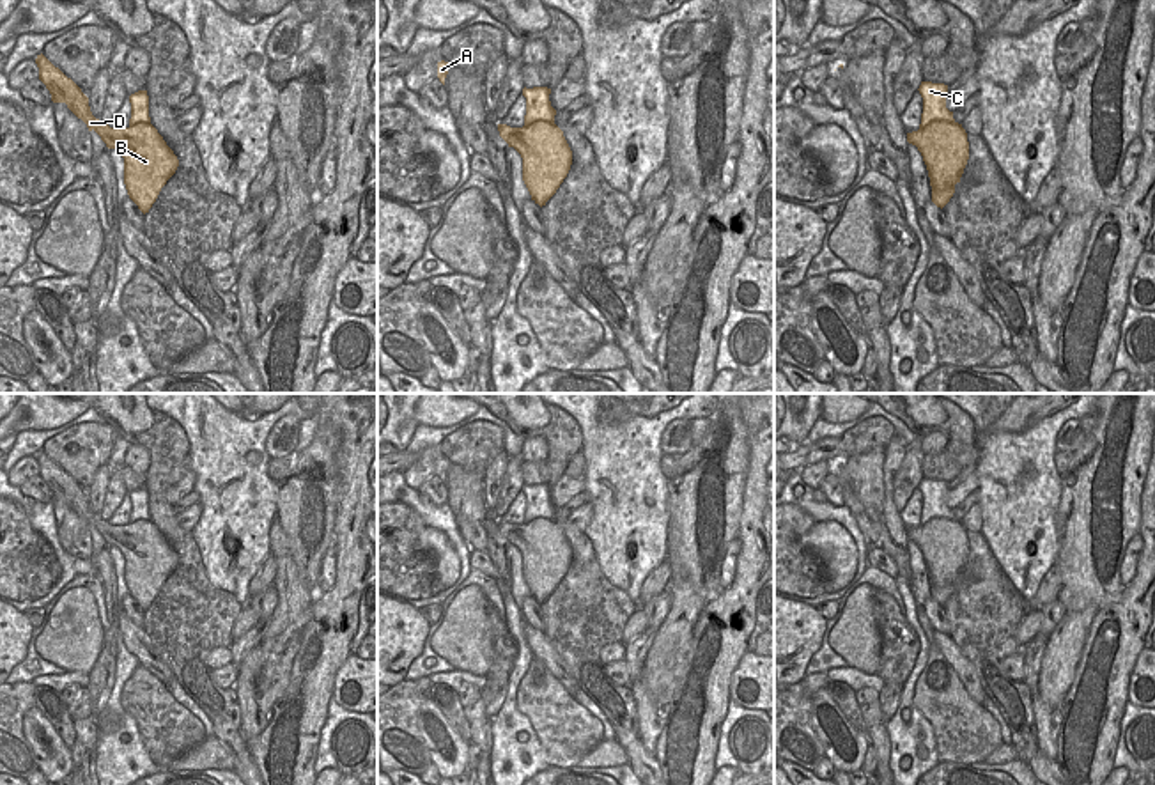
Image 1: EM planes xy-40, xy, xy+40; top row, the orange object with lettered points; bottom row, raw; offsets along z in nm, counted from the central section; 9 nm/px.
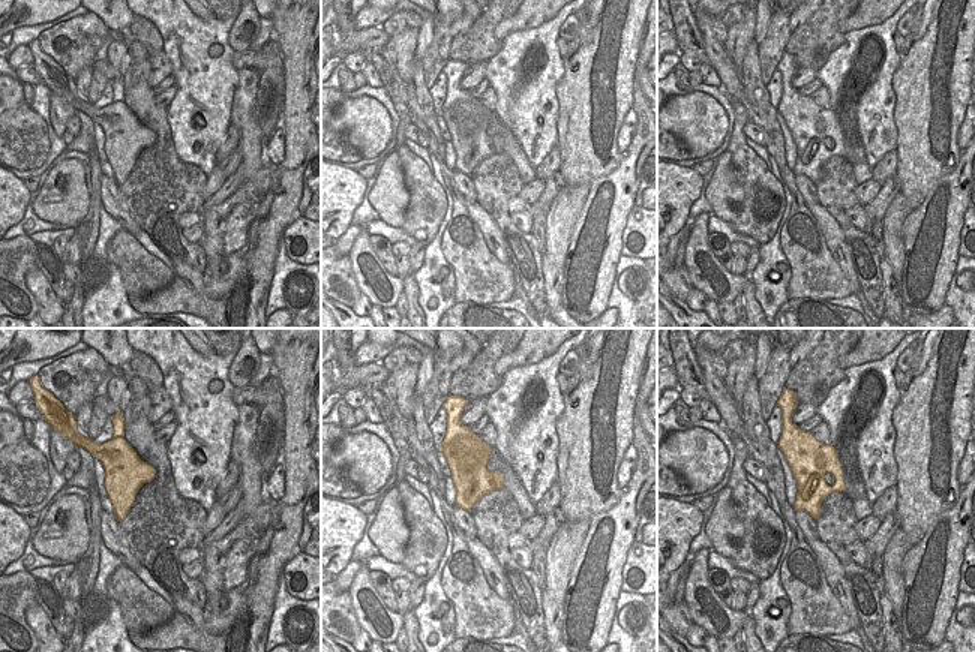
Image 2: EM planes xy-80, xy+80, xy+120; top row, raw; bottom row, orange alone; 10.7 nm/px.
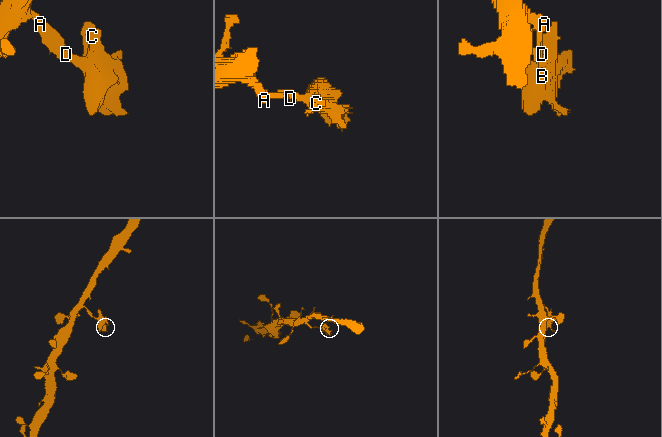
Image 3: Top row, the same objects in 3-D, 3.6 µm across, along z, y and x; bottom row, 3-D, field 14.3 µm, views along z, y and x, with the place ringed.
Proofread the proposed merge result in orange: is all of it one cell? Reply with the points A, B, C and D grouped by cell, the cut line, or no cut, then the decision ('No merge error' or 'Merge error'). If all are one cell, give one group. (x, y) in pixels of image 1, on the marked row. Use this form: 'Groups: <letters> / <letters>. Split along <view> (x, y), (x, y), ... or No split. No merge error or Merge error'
Groups: A B D / C. Split along xy+40 (953, 121), (932, 121), (920, 128). Merge error.

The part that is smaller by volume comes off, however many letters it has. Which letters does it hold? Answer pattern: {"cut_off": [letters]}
{"cut_off": ["C"]}

